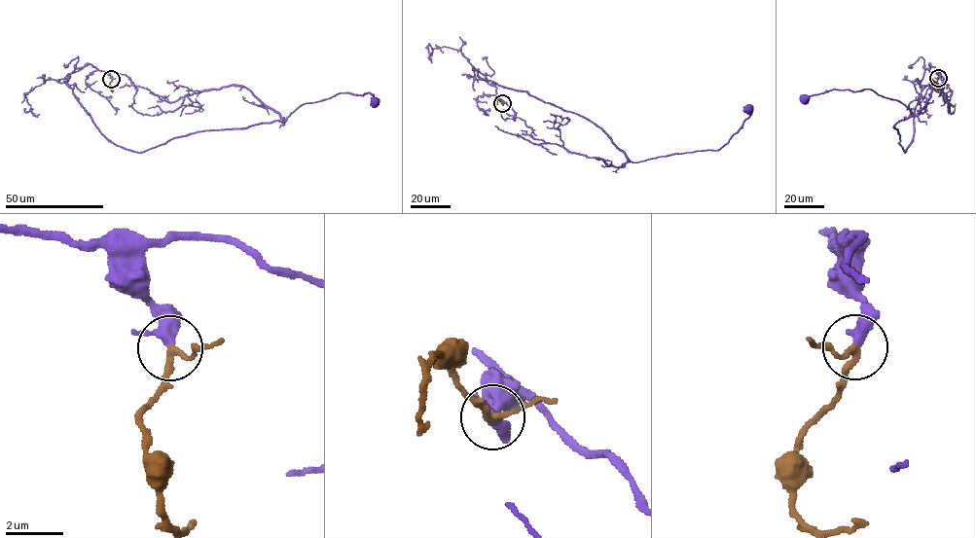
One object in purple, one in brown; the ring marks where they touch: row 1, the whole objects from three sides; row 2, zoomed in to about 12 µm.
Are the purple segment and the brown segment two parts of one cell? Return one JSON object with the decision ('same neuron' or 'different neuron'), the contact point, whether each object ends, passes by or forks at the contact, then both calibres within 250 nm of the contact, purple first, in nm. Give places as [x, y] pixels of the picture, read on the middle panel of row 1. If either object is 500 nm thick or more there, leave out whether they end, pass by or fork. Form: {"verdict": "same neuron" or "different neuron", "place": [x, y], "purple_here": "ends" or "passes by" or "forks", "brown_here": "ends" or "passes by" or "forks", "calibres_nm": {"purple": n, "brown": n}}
{"verdict": "same neuron", "place": [502, 103], "purple_here": "passes by", "brown_here": "passes by", "calibres_nm": {"purple": 320, "brown": 200}}

